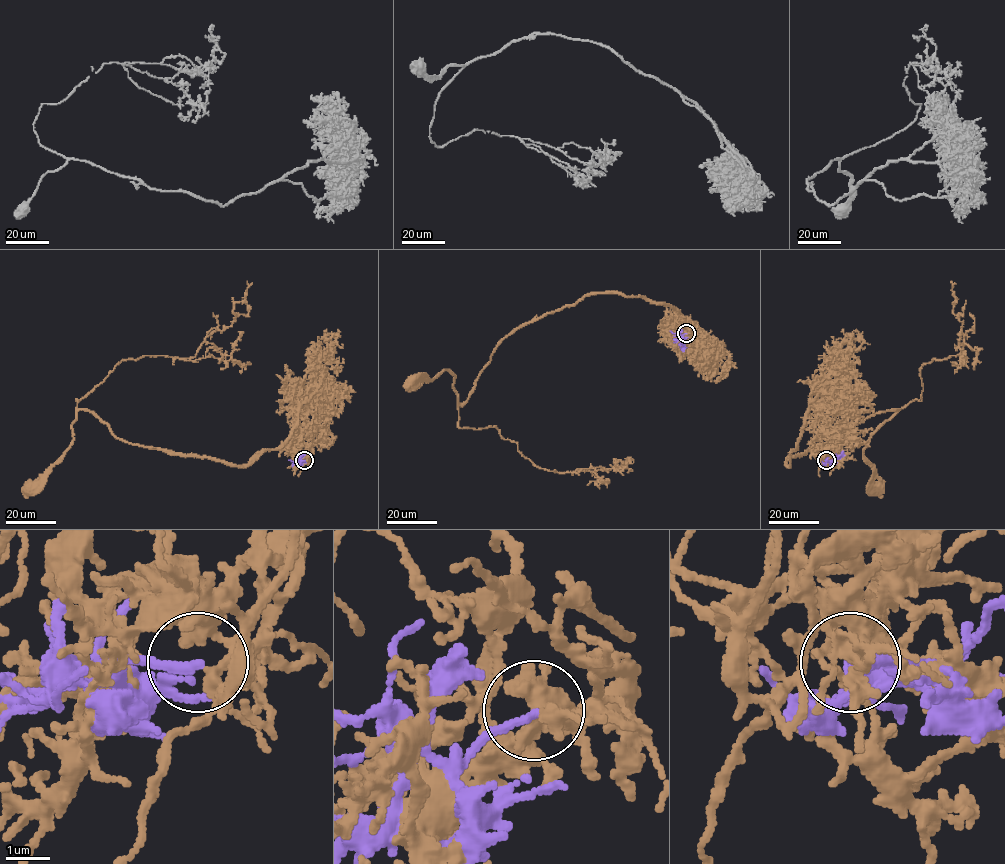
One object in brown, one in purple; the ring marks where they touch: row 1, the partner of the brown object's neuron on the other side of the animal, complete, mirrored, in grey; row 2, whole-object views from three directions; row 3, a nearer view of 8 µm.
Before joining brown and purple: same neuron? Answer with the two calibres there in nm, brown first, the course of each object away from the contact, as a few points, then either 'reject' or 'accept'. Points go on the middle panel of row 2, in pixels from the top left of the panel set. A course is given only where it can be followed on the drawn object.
220 nm thick on the brown side, 200 nm on the other; brown runs (686, 333), (679, 337), (677, 312), (661, 303), (584, 295), (515, 328), (465, 401), (448, 370), (412, 381); purple runs (686, 333), (680, 338), (683, 350); reject

